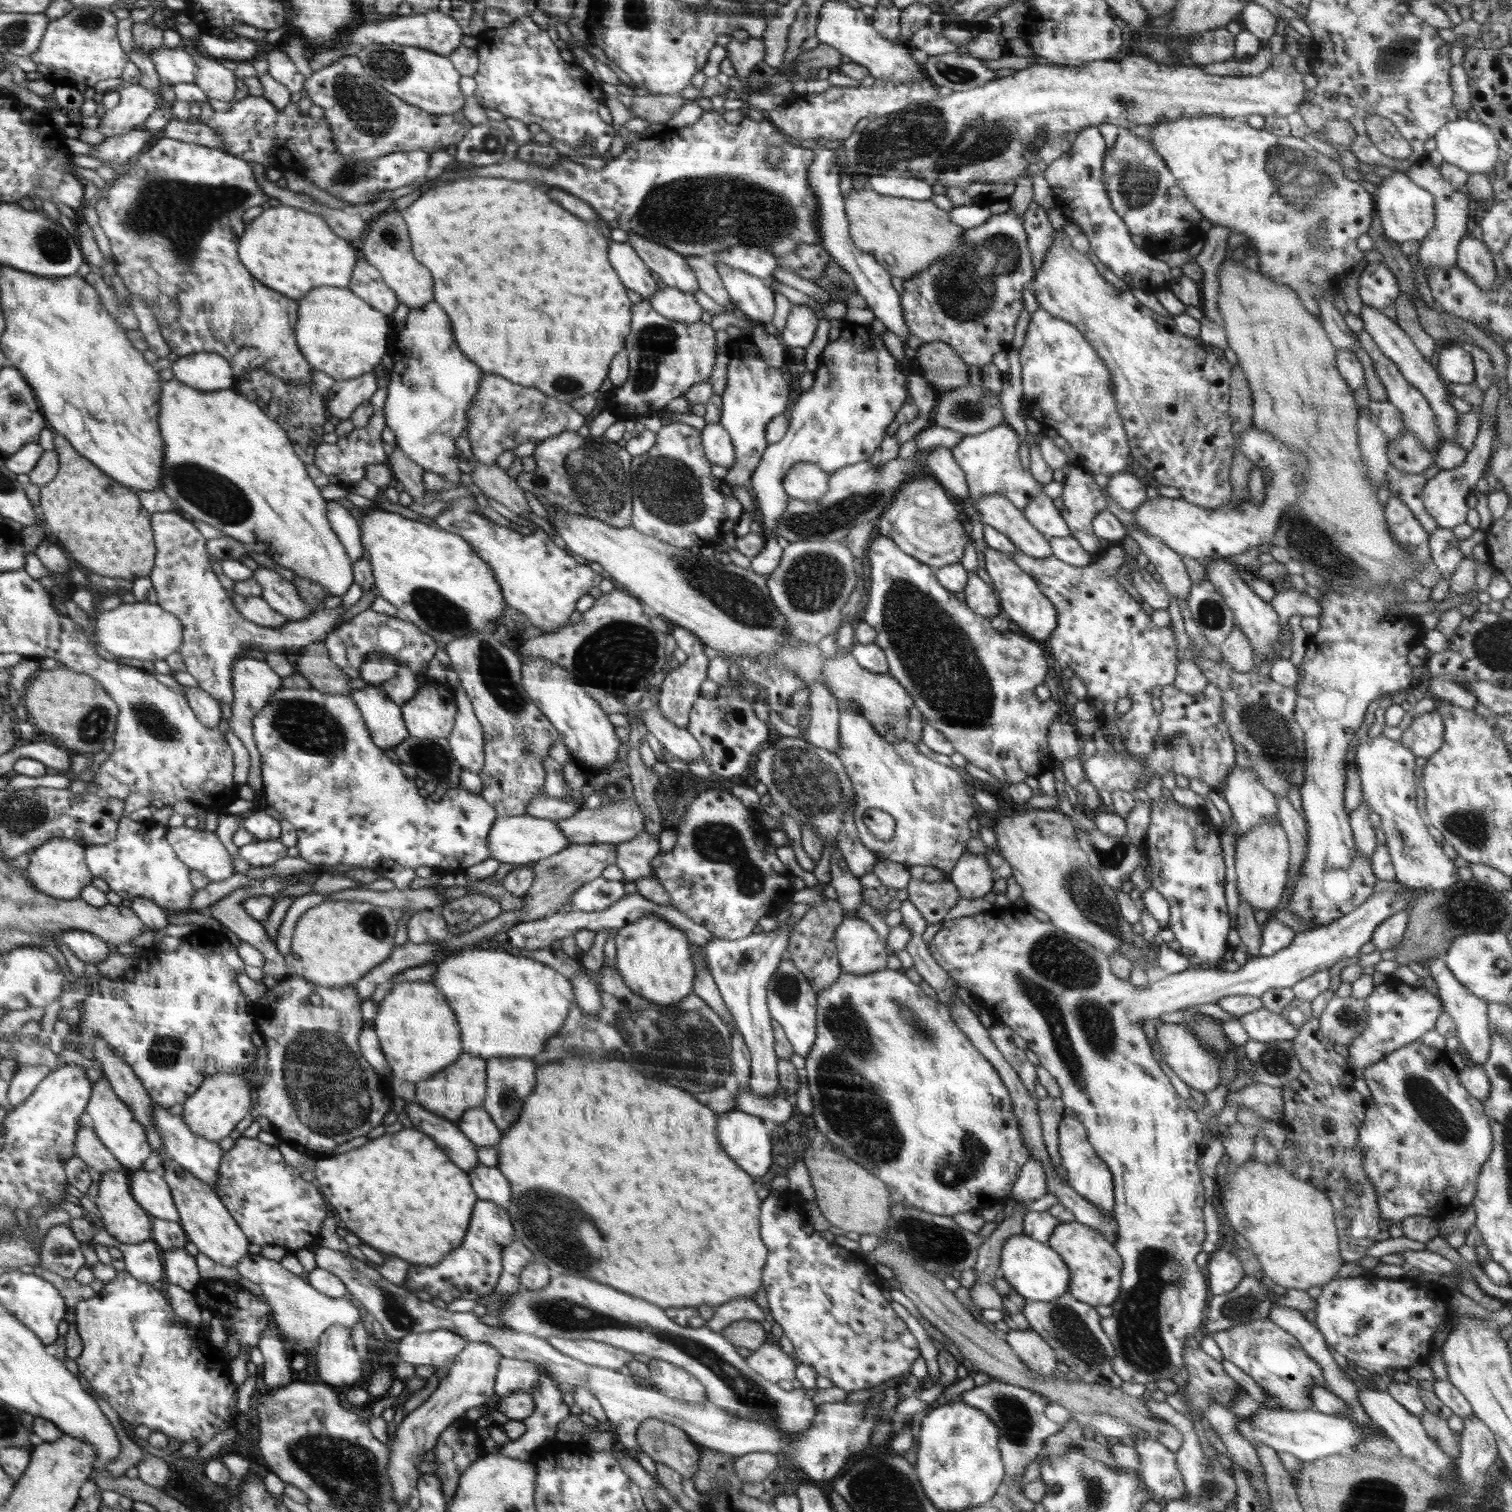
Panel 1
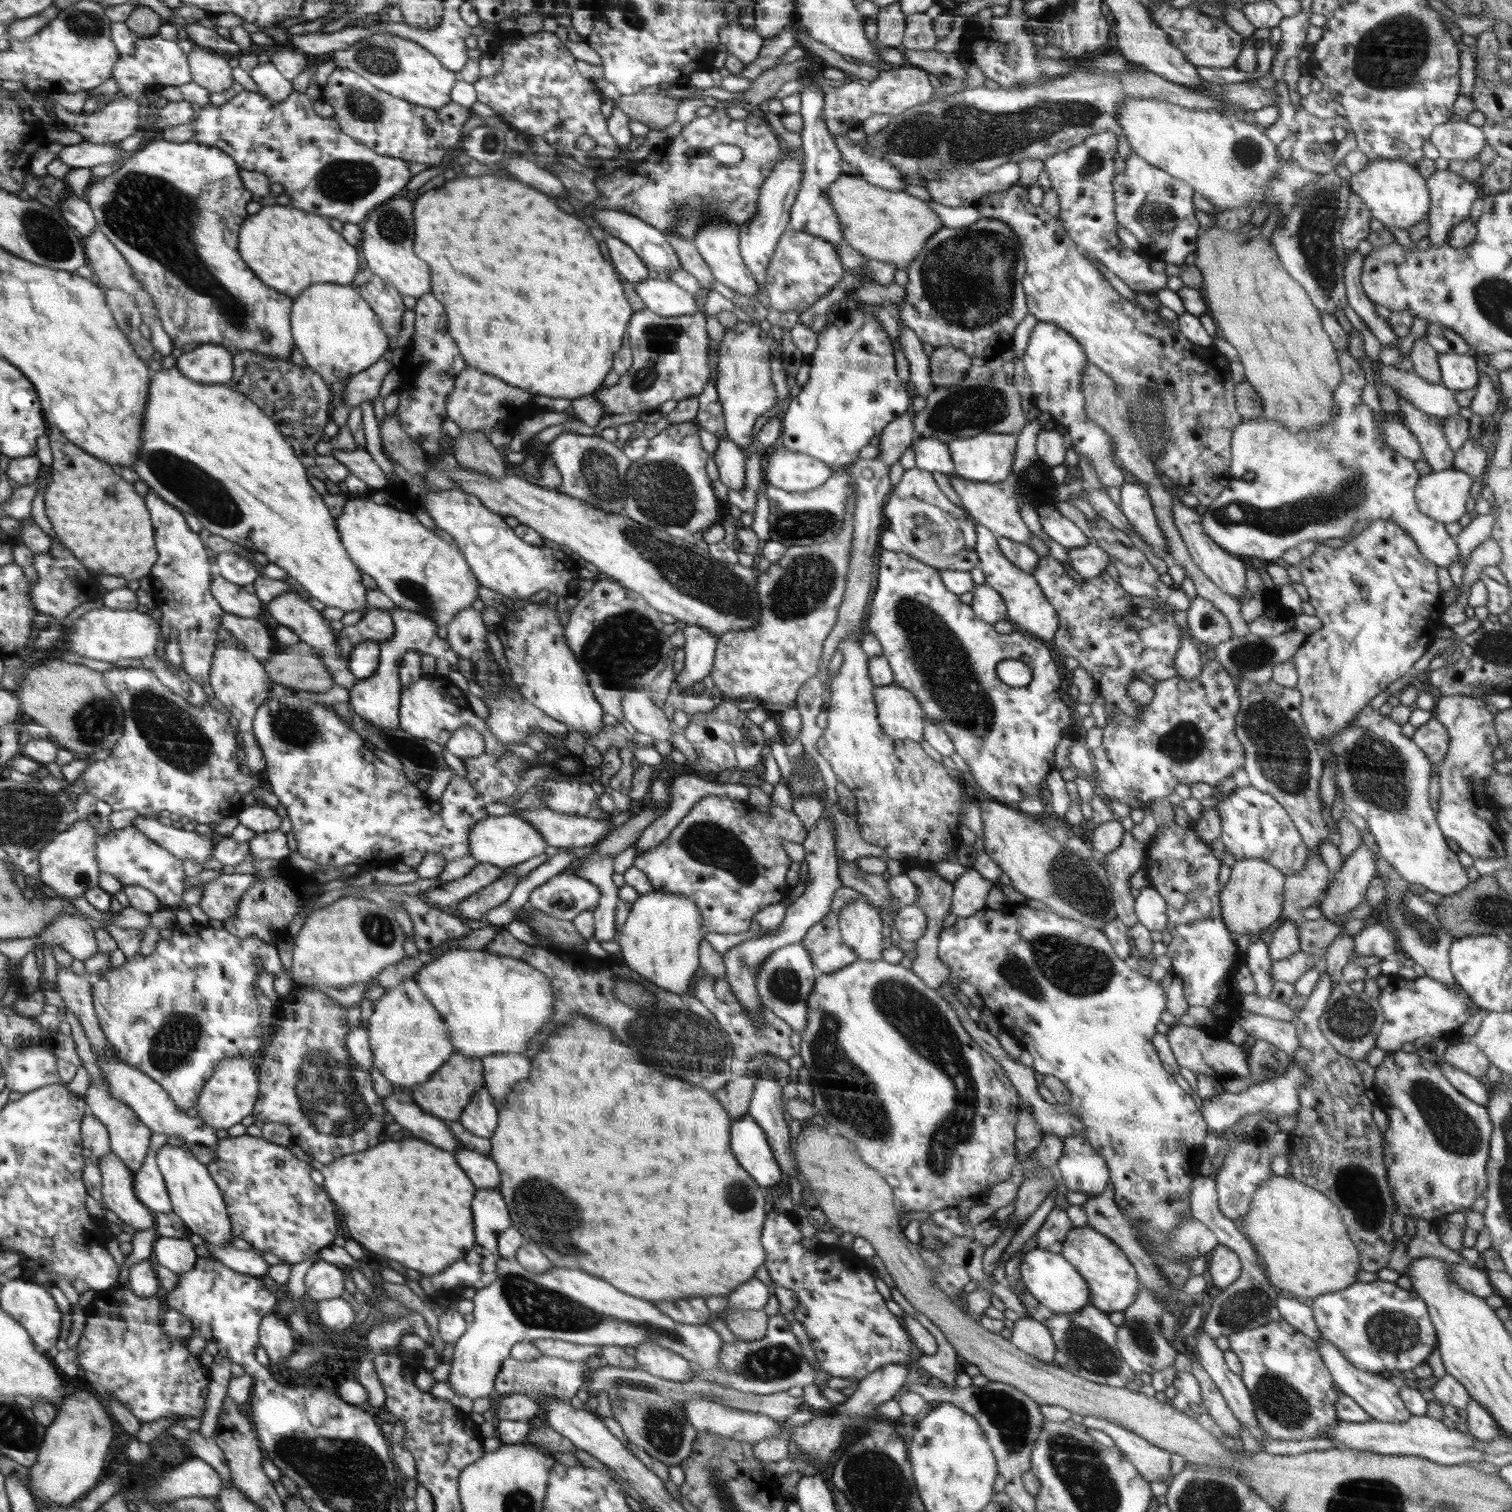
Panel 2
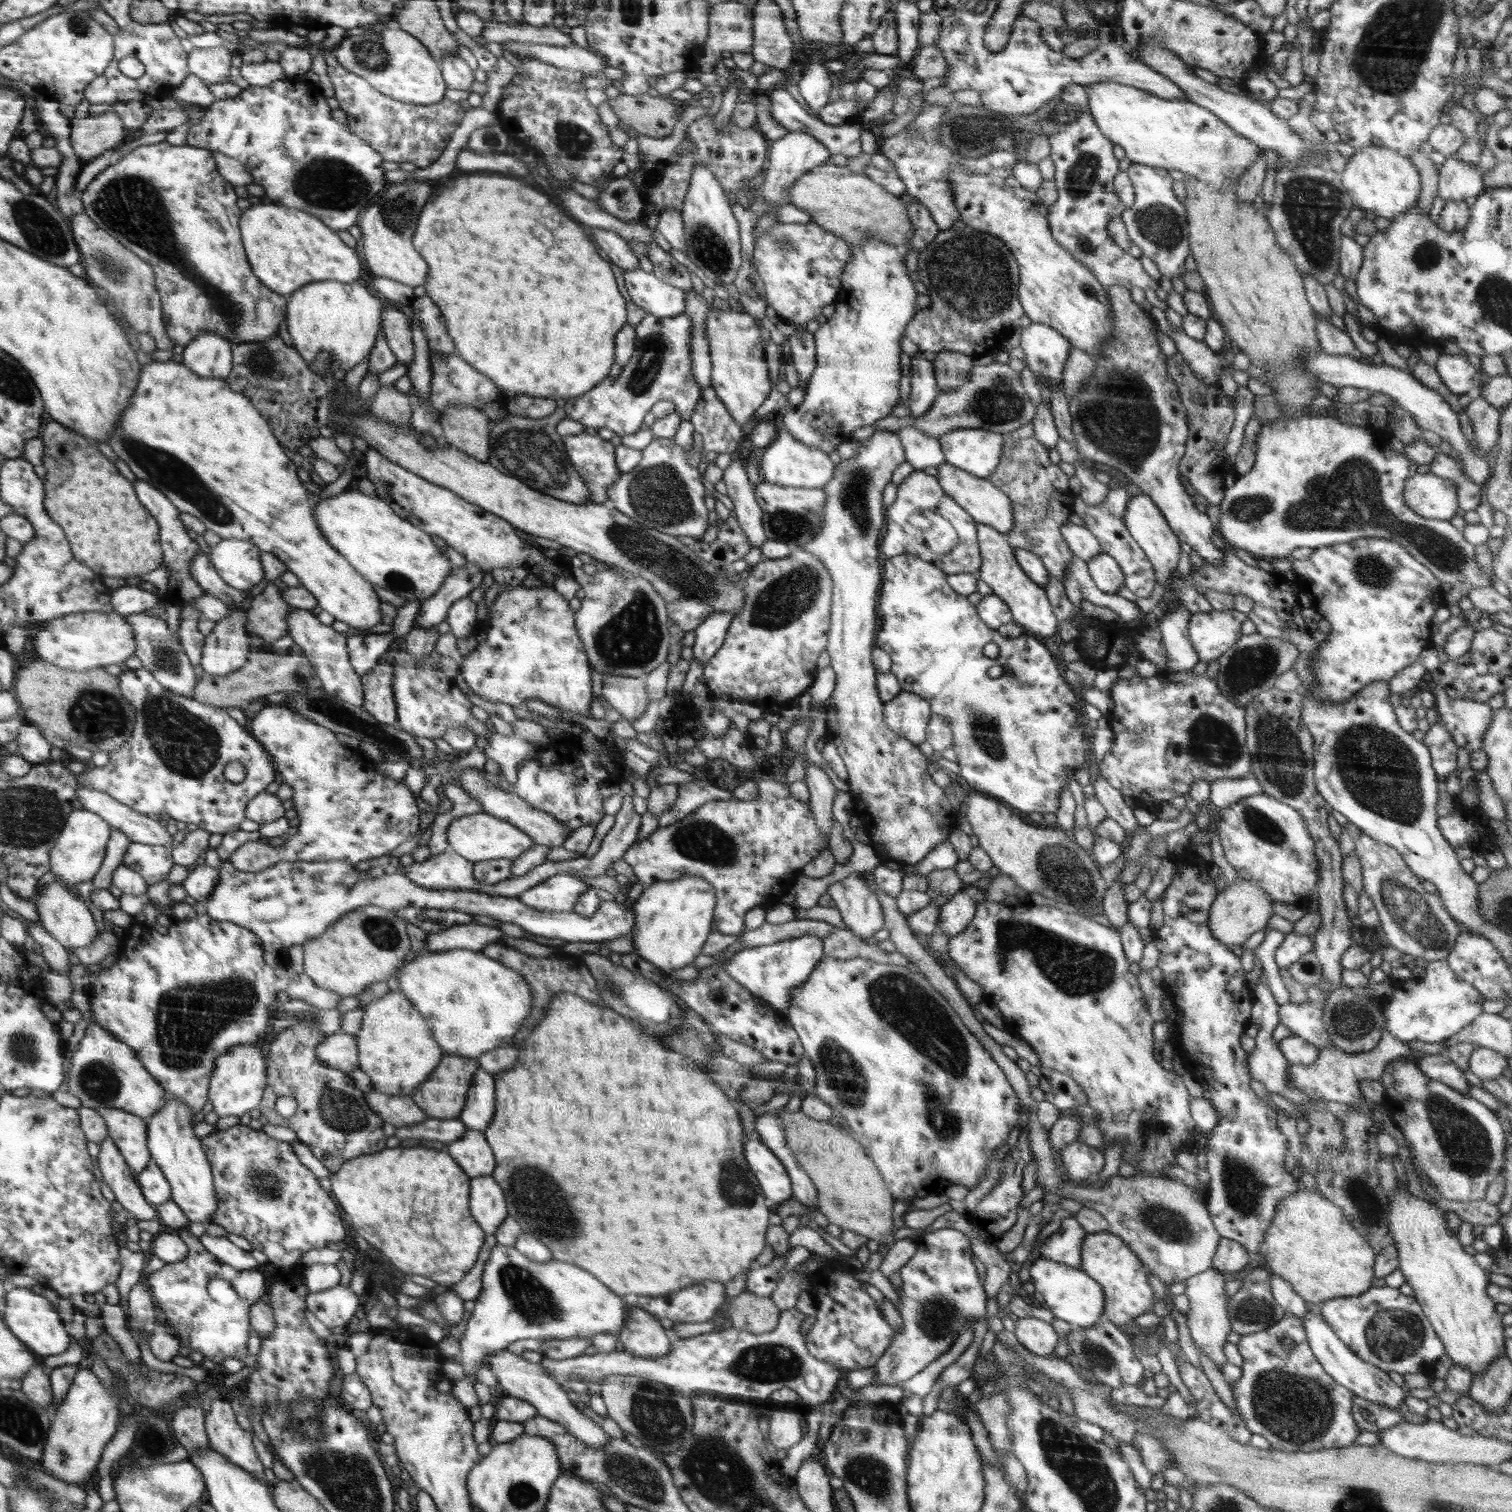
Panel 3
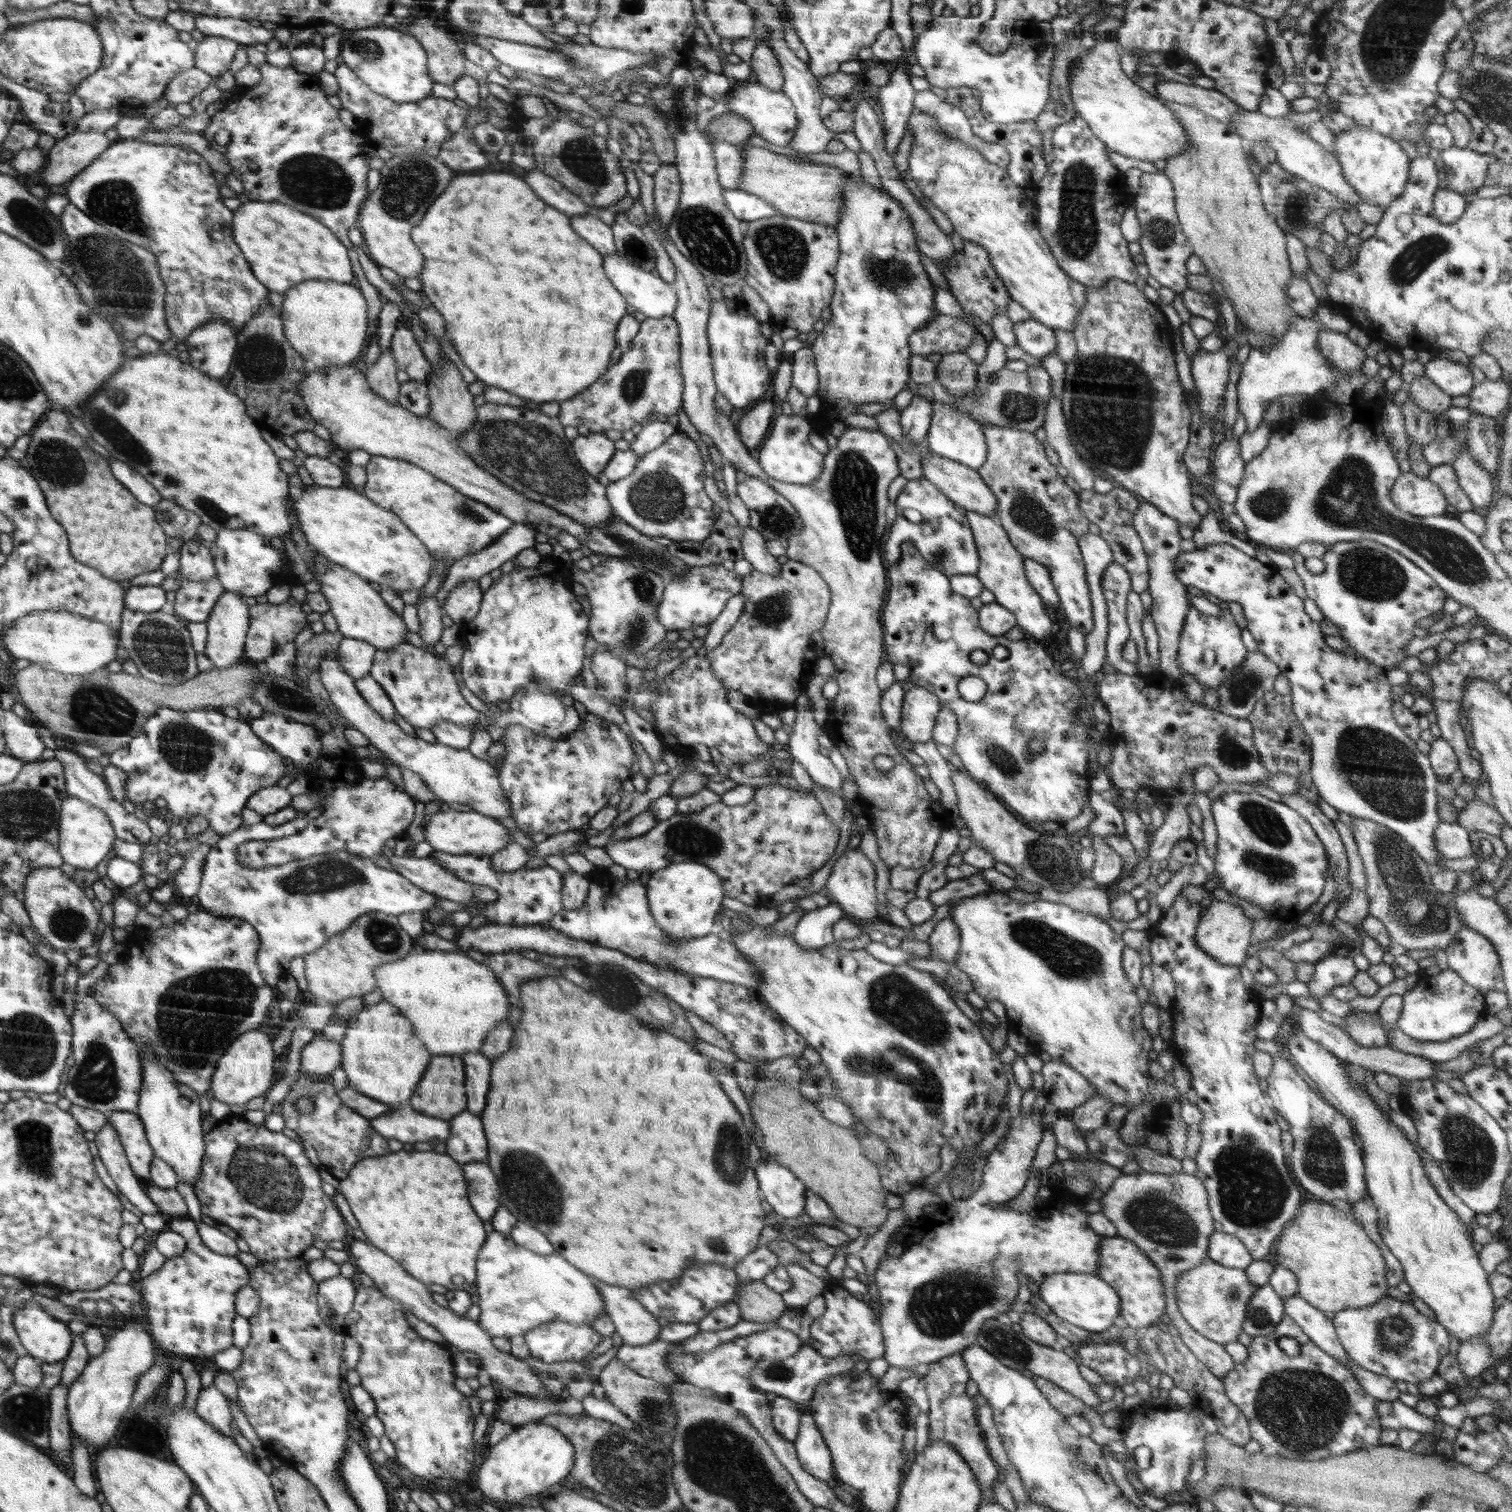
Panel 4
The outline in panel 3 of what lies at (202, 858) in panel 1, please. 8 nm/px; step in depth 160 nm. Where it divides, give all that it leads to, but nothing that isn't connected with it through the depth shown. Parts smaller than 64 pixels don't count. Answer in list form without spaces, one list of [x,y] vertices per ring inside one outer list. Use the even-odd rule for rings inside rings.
[[[79,783],[77,796],[84,809],[99,813],[109,825],[126,833],[132,842],[160,845],[170,849],[174,847],[171,846],[172,835],[156,817],[136,812],[135,809],[114,800],[109,794],[93,788],[84,788],[79,786]]]

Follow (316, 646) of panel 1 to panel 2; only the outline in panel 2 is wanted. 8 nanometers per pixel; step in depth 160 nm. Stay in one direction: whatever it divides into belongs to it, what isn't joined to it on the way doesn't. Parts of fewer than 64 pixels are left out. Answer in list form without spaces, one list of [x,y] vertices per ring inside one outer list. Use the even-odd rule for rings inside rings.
[[[306,643],[273,653],[262,664],[274,684],[283,684],[296,691],[328,692],[335,683],[319,652]]]

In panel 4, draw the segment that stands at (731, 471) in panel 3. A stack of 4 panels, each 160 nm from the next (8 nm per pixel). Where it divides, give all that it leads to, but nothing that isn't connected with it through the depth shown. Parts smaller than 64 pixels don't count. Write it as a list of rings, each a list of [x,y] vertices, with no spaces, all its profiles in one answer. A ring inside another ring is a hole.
[[[749,525],[746,526],[746,530],[743,530],[741,550],[743,558],[754,566],[754,571],[775,575],[782,568],[777,558],[766,550],[764,536],[758,534]]]

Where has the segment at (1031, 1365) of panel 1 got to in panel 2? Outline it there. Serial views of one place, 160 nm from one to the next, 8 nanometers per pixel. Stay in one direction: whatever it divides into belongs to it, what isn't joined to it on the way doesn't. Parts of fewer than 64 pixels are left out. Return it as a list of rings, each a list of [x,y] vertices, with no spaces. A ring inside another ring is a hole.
[[[1032,1318],[1018,1319],[1014,1322],[1009,1341],[1026,1354],[1046,1364],[1055,1364],[1053,1358],[1057,1348],[1050,1331],[1041,1322]]]

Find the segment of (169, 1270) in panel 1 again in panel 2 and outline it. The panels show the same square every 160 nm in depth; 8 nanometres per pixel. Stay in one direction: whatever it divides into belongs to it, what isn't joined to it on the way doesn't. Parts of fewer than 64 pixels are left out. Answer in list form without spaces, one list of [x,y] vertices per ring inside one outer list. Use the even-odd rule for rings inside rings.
[[[160,1237],[154,1242],[152,1254],[155,1263],[169,1268],[176,1274],[192,1271],[198,1262],[195,1246],[188,1237],[185,1239]]]

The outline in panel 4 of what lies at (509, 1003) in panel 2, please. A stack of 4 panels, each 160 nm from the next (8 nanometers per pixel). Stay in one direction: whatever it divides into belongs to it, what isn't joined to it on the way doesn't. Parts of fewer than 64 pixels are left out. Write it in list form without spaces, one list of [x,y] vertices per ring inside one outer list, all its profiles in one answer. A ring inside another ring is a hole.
[[[419,950],[375,972],[376,989],[412,1022],[422,1044],[434,1055],[479,1052],[488,1033],[509,1018],[508,996],[491,968],[460,951]]]

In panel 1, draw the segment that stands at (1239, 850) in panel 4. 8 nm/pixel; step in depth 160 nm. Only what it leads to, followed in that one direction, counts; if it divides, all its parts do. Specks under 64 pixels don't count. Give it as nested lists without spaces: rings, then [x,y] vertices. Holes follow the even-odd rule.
[[[1235,764],[1226,775],[1225,782],[1226,787],[1223,793],[1233,816],[1230,822],[1230,830],[1236,833],[1237,840],[1244,833],[1251,831],[1266,819],[1276,819],[1280,821],[1279,815],[1277,814],[1278,809],[1275,795],[1260,782],[1259,776],[1256,776],[1254,771],[1248,767],[1240,768],[1240,766]]]

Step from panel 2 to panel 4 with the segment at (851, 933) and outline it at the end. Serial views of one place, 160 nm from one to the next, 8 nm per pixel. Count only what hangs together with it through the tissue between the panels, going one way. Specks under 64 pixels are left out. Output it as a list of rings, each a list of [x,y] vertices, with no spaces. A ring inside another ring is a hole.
[[[851,845],[838,858],[832,872],[827,879],[825,890],[833,896],[835,903],[847,914],[851,914],[858,921],[868,924],[882,919],[880,905],[876,897],[876,871],[870,859],[862,853],[858,846]]]

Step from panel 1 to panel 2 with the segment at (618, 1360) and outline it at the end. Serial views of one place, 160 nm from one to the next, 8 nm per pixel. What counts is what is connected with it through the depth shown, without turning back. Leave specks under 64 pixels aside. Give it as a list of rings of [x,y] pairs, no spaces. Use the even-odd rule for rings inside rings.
[[[539,1338],[533,1343],[543,1355],[571,1360],[572,1362],[584,1362],[590,1360],[594,1355],[601,1354],[599,1345],[579,1345],[549,1338]]]

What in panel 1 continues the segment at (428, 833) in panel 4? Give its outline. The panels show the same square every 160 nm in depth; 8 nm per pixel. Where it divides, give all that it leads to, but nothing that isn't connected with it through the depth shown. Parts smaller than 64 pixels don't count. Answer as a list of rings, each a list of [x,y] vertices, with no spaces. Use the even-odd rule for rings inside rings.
[[[526,814],[498,817],[489,832],[488,844],[491,858],[498,862],[518,865],[558,855],[560,851],[564,851],[567,846],[570,846],[571,842],[555,821]]]

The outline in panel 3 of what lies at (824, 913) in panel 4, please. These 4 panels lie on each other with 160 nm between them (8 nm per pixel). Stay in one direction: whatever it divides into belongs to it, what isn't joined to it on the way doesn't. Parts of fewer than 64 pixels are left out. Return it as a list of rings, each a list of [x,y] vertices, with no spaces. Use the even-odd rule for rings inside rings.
[[[805,934],[771,945],[745,948],[734,954],[730,960],[717,965],[722,968],[724,974],[731,976],[732,980],[742,984],[755,996],[766,1000],[774,1009],[786,1014],[790,993],[810,977],[810,972],[823,957],[823,939],[820,936]]]

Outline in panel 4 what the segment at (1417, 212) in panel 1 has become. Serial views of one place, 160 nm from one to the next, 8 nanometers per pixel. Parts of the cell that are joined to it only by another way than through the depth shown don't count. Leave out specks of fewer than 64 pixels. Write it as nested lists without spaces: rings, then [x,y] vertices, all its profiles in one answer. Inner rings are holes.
[[[1354,126],[1334,135],[1336,158],[1342,167],[1347,183],[1362,196],[1361,202],[1378,205],[1382,209],[1398,198],[1408,182],[1411,158],[1392,138],[1376,132],[1368,126]]]

